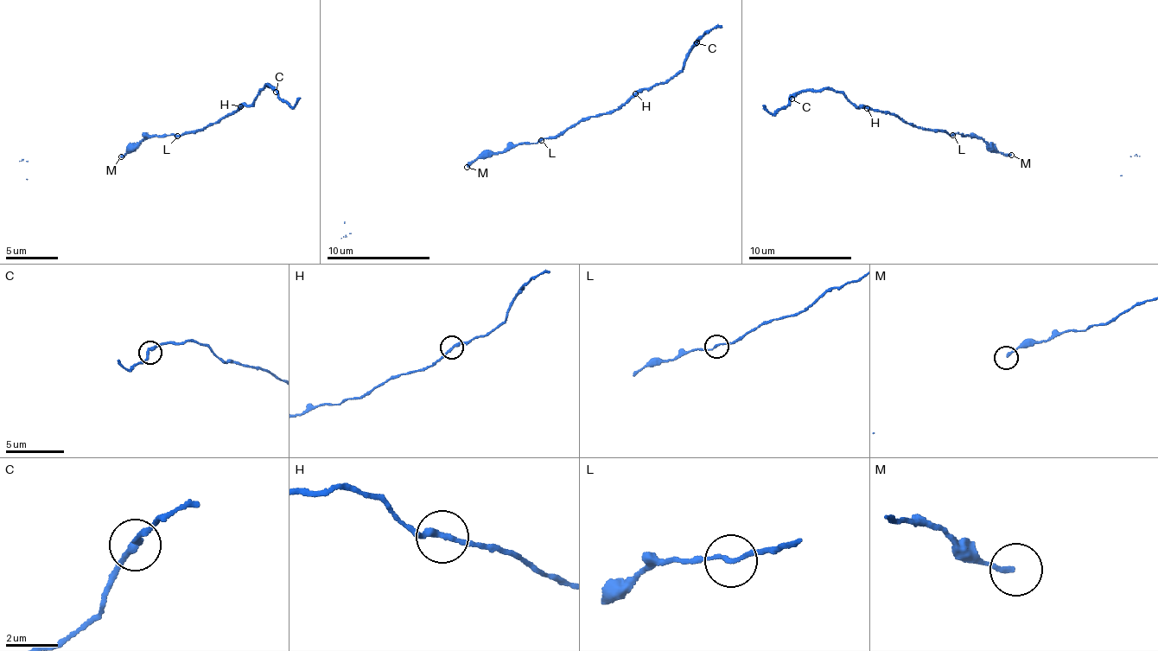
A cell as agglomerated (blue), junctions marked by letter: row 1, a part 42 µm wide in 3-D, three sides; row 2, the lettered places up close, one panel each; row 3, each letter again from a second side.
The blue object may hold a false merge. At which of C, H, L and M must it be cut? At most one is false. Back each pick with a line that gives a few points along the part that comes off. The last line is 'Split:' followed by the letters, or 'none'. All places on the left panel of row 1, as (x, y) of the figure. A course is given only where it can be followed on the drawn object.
Split: none

